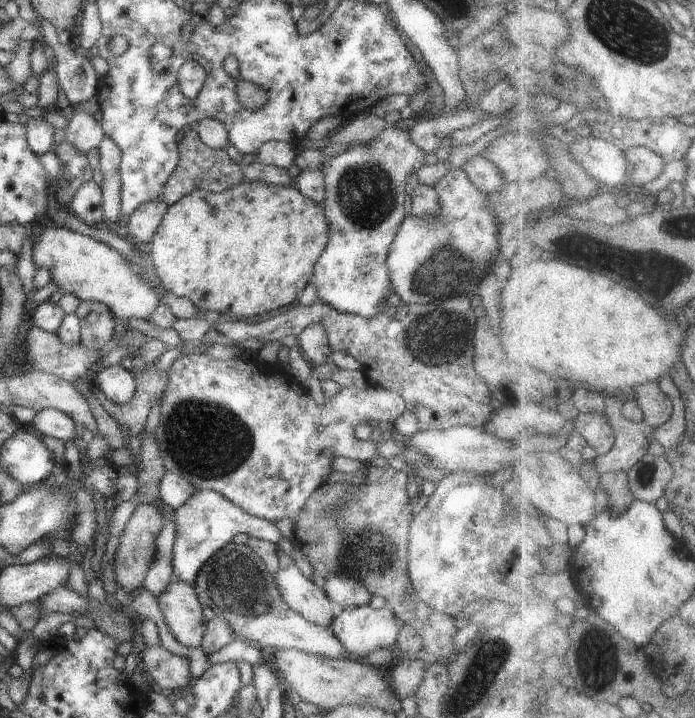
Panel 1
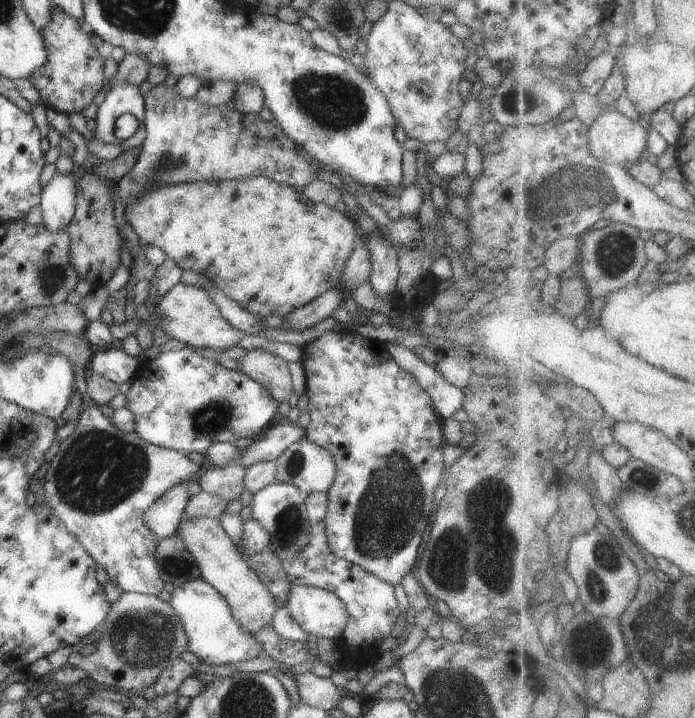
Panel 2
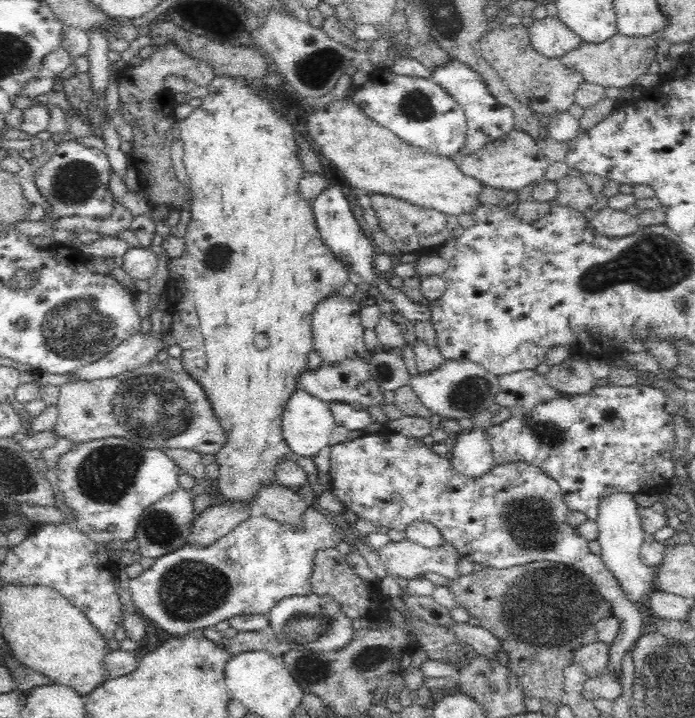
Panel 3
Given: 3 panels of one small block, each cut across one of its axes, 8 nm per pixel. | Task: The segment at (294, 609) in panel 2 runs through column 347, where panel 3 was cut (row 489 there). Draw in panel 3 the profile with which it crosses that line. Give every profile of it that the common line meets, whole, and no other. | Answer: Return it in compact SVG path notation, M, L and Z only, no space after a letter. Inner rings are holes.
M612 489L612 492L604 496L600 502L596 523L599 529L597 540L602 550L600 555L602 563L617 581L620 581L620 588L632 603L640 607L640 604L647 605L646 596L656 590L656 585L653 583L652 568L646 567L640 561L640 547L646 535L637 512L639 506L634 501L634 495L634 493Z

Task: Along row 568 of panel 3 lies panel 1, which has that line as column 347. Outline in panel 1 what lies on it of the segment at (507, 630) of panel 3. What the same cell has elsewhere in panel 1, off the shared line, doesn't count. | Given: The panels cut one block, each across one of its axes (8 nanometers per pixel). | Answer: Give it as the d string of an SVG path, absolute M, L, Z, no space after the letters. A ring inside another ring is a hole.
M374 463L367 465L366 472L361 473L366 476L364 484L324 483L306 500L306 506L302 508L299 522L296 522L293 530L292 543L299 546L300 552L312 564L314 574L309 577L310 580L321 584L326 576L330 576L330 572L360 580L360 584L364 584L372 596L385 598L387 608L401 625L412 626L418 632L422 638L422 651L431 659L438 659L438 652L442 652L442 648L454 646L457 625L450 616L431 612L411 588L407 565L410 522L414 516L410 510L407 484L412 481L413 473L392 467L378 468ZM346 494L350 496L350 504L346 504L348 508L344 508L340 514L328 510Z

